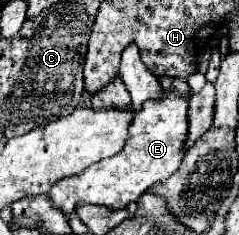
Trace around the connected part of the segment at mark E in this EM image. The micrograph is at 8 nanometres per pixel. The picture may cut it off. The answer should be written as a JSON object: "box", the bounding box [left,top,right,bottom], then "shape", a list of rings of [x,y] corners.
{"box":[48,91,192,213],"shape":[[[164,91],[160,99],[146,101],[142,111],[136,113],[130,125],[130,137],[124,149],[110,157],[102,159],[96,165],[88,167],[82,175],[74,175],[58,181],[48,197],[64,213],[72,213],[74,205],[80,201],[104,205],[108,209],[124,209],[130,201],[136,201],[146,189],[168,179],[184,159],[184,139],[188,139],[188,101],[192,93],[182,97],[178,93]]]}

